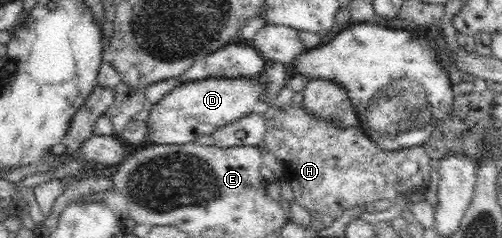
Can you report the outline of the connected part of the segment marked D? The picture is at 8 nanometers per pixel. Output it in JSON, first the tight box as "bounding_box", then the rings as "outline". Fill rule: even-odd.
{"bounding_box":[146,78,265,145],"outline":[[[210,78],[173,88],[156,105],[150,106],[146,143],[182,145],[204,135],[212,136],[216,130],[253,113],[254,106],[263,100],[265,84],[263,79]]]}

